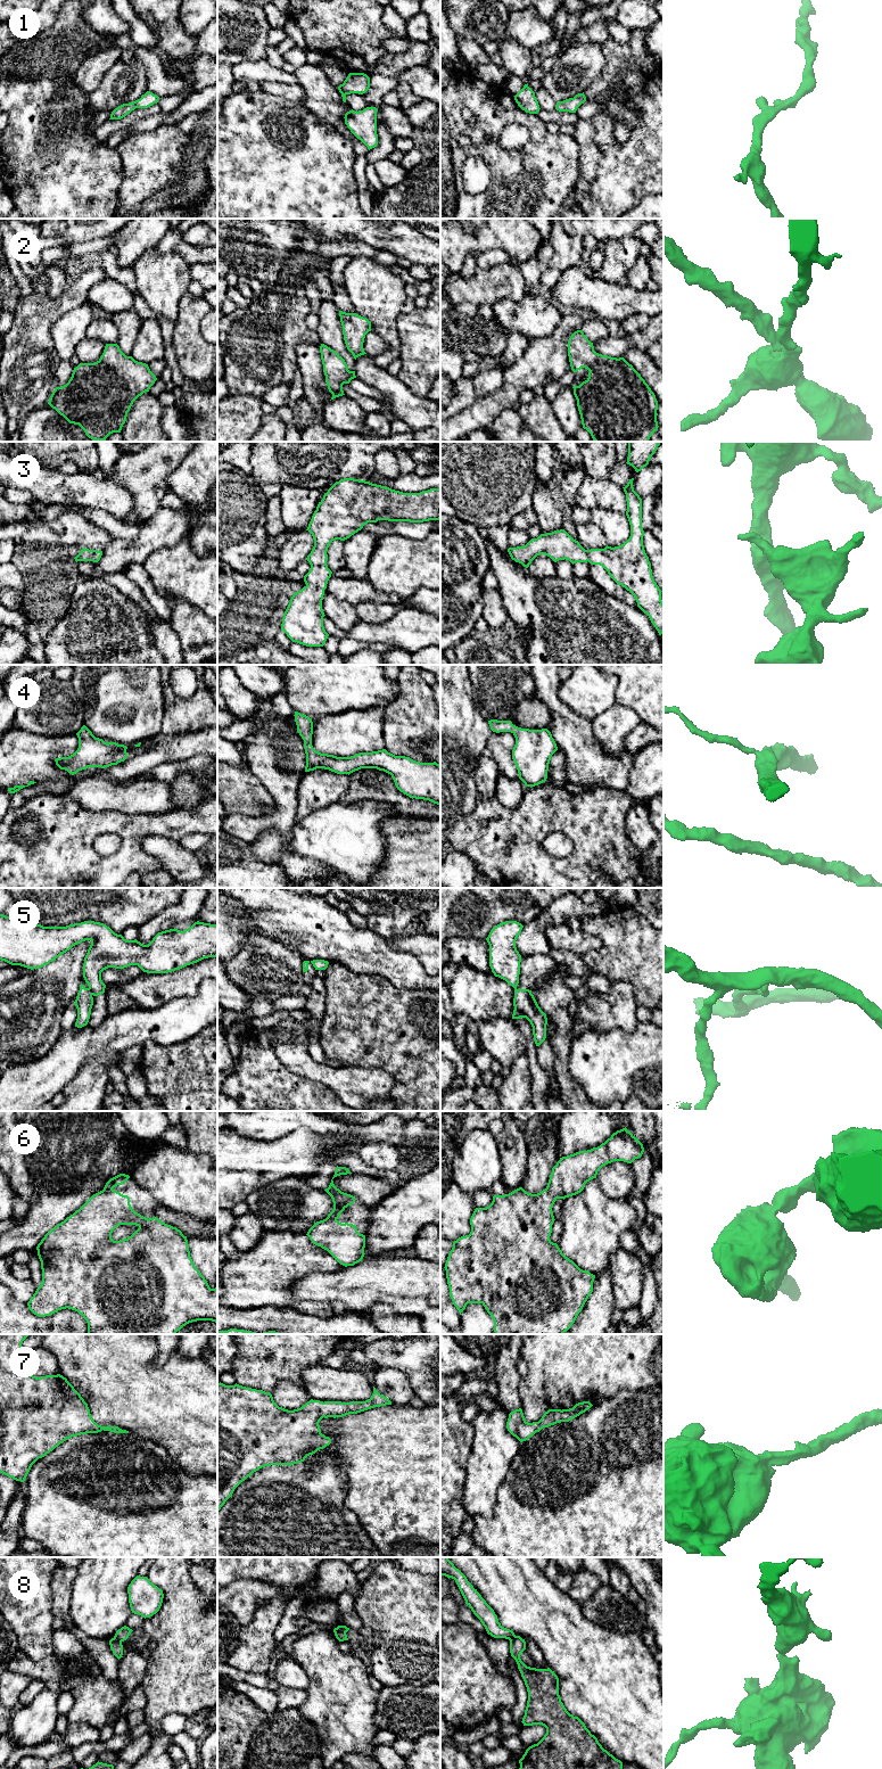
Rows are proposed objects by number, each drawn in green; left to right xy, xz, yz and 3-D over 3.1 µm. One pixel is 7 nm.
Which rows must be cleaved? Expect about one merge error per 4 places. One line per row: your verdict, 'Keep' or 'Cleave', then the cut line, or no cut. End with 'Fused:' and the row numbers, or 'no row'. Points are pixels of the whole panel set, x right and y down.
1: Keep. No split
2: Keep. No split
3: Keep. No split
4: Keep. No split
5: Cleave. Split along xy (88, 988), (92, 994)
6: Keep. No split
7: Keep. No split
8: Cleave. Split along xy (114, 1637), (121, 1642)
Fused: 5, 8

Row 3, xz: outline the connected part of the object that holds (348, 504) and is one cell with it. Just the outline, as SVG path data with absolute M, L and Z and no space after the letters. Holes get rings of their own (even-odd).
M344 478L336 482L323 499L319 502L316 510L314 511L312 519L306 530L308 530L314 540L314 546L306 560L310 562L310 571L304 576L305 586L292 594L290 602L283 614L281 631L292 641L306 647L323 647L329 634L325 632L323 626L323 617L325 616L322 609L322 600L324 590L332 571L328 568L328 548L332 541L340 540L345 541L352 535L357 533L368 523L377 523L378 520L388 521L410 521L410 523L423 523L429 520L440 519L440 488L430 488L420 493L403 493L399 491L391 489L386 486L372 484L370 482Z

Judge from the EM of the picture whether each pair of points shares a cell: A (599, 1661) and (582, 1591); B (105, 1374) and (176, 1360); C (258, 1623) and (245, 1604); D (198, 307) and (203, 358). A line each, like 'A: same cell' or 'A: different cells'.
A: different cells
B: same cell
C: different cells
D: same cell

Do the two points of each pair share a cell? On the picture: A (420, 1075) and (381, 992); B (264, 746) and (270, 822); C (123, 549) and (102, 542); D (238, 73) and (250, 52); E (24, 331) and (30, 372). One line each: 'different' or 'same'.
A: same
B: same
C: different
D: different
E: same

